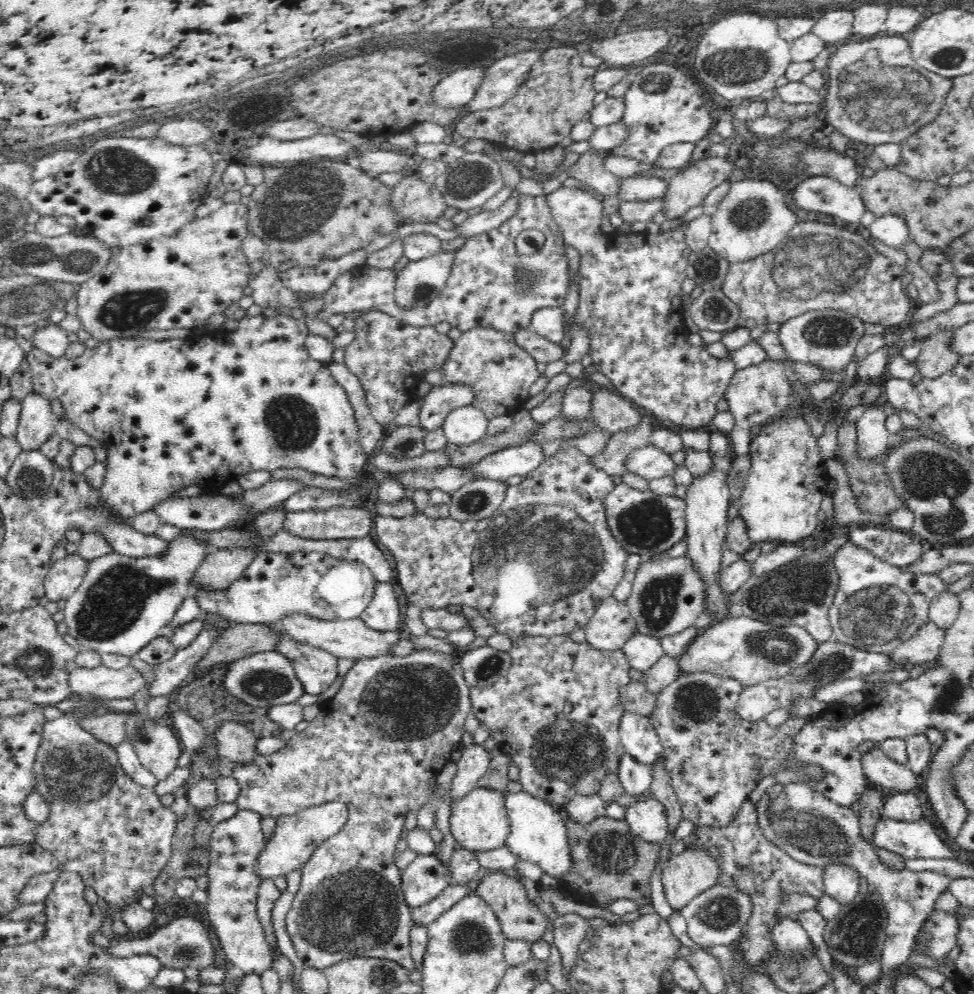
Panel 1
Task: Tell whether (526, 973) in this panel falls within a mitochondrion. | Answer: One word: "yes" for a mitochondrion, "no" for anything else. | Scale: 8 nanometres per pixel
yes

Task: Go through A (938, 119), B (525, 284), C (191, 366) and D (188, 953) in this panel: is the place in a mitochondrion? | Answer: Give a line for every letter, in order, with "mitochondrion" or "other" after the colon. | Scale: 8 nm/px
A: mitochondrion
B: mitochondrion
C: other
D: mitochondrion

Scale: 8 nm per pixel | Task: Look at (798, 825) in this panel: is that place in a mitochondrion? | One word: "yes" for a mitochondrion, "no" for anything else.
yes

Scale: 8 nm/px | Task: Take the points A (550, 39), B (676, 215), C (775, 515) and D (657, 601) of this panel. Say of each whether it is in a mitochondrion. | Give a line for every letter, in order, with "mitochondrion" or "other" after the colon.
A: other
B: other
C: other
D: mitochondrion

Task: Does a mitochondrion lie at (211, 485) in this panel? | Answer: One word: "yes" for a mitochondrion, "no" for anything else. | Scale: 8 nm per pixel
no

